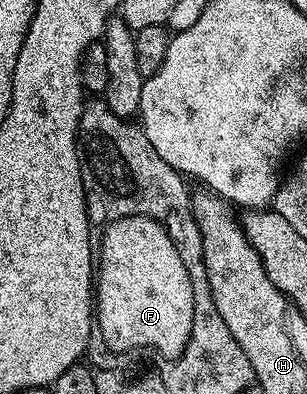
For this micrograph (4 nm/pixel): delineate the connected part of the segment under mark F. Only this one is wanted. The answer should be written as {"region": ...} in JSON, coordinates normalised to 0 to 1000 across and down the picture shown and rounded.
{"region":[[[427,546],[349,569],[336,579],[339,609],[319,617],[319,695],[306,708],[306,820],[319,832],[319,850],[339,858],[339,871],[365,891],[443,891],[453,881],[485,881],[511,891],[537,916],[557,916],[599,893],[599,881],[625,850],[625,817],[632,815],[632,744],[625,741],[625,706],[606,693],[606,673],[593,673],[593,652],[580,652],[580,632],[547,596],[528,566],[505,556],[482,556],[472,546]]]}

